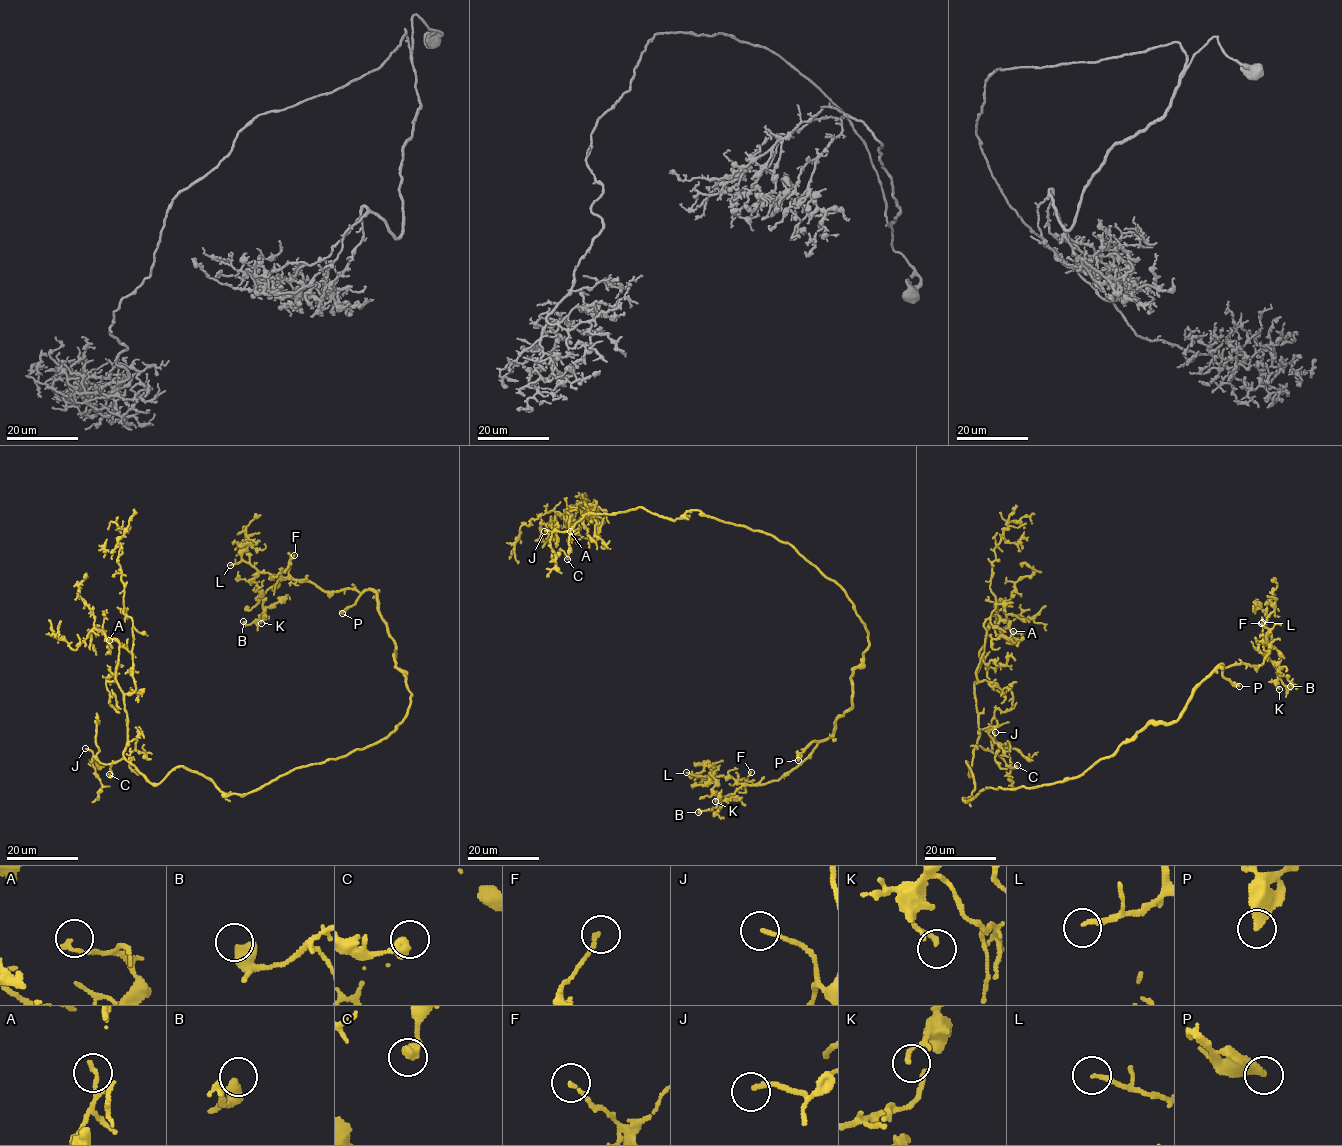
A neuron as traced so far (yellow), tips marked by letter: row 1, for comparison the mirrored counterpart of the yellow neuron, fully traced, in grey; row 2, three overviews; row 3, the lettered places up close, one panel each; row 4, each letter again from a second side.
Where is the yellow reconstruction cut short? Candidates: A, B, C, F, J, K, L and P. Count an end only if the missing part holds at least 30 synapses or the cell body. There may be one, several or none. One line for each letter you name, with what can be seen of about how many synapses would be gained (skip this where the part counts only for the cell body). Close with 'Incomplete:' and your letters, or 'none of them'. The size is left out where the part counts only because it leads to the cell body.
J: Roughly 100 synapses
L: Roughly 35 synapses
P: Roughly 650 synapses
Incomplete: J, L, P

